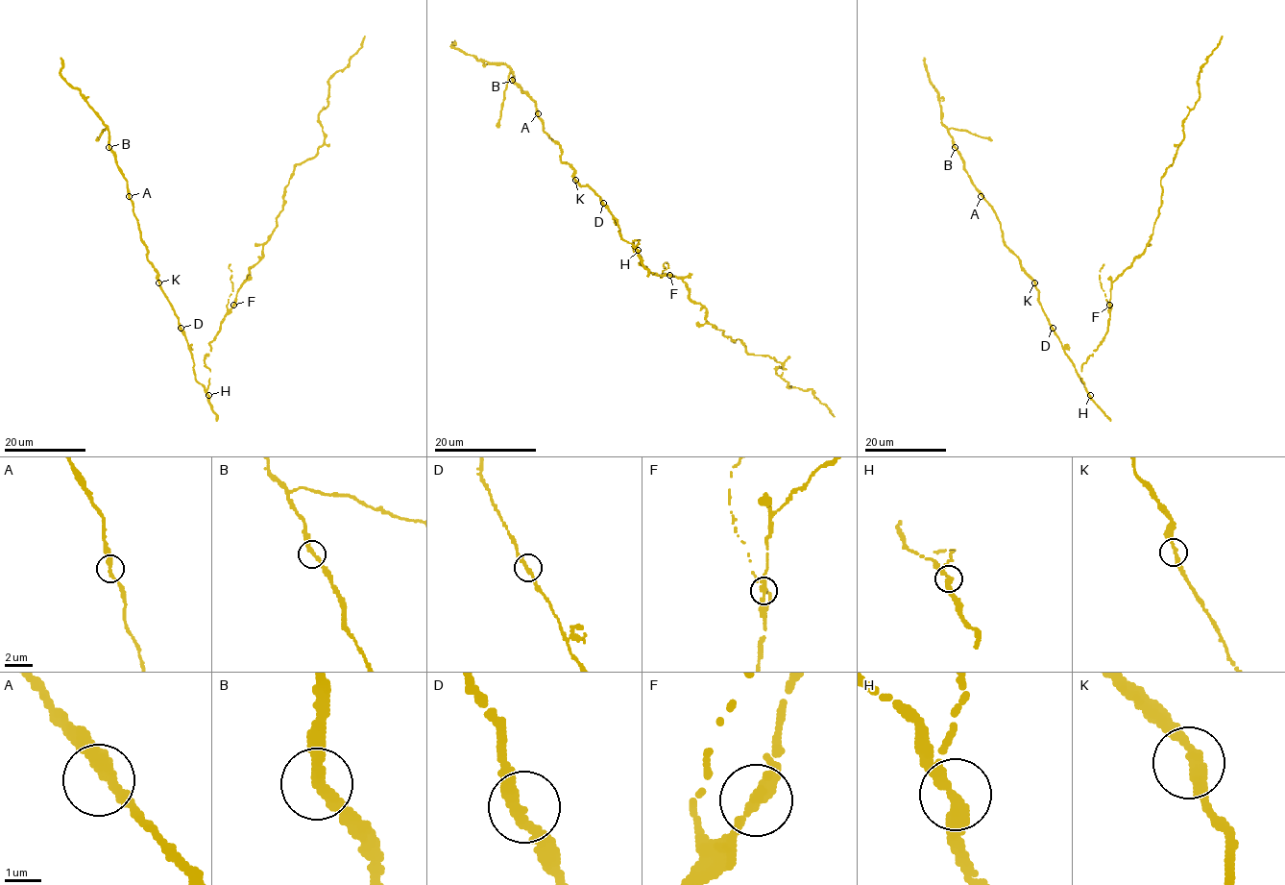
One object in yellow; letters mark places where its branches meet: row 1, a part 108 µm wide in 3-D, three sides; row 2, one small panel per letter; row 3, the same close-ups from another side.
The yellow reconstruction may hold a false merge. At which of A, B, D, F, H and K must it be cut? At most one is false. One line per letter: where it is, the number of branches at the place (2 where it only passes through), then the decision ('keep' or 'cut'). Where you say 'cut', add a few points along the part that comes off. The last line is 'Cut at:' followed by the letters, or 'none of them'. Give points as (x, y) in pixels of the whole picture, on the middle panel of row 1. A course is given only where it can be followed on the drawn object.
A: place (538, 113); branches 2; keep
B: place (512, 80); branches 2; keep
D: place (603, 203); branches 2; keep
F: place (669, 275); branches 2; keep
H: place (638, 250); branches 2; keep
K: place (575, 180); branches 2; keep
Cut at: none of them

